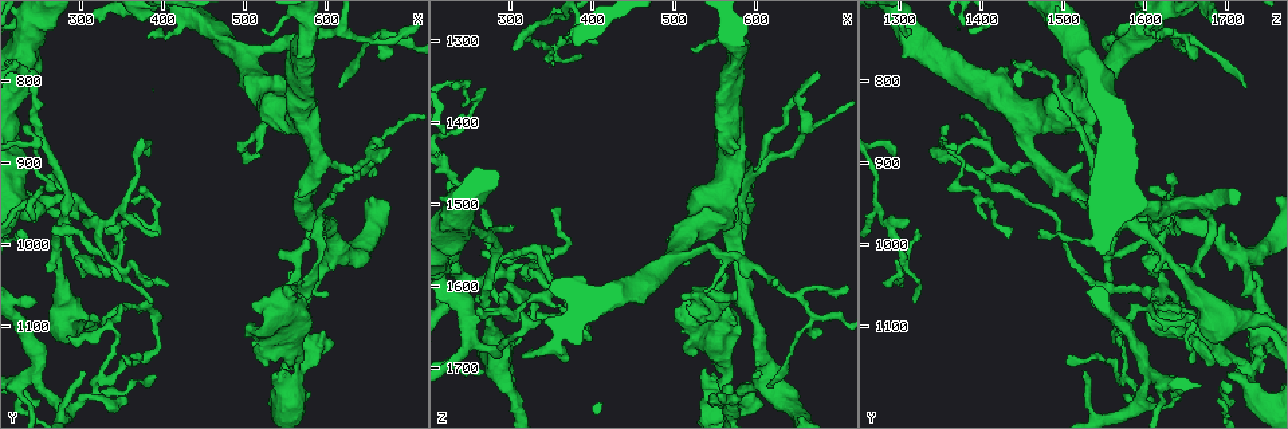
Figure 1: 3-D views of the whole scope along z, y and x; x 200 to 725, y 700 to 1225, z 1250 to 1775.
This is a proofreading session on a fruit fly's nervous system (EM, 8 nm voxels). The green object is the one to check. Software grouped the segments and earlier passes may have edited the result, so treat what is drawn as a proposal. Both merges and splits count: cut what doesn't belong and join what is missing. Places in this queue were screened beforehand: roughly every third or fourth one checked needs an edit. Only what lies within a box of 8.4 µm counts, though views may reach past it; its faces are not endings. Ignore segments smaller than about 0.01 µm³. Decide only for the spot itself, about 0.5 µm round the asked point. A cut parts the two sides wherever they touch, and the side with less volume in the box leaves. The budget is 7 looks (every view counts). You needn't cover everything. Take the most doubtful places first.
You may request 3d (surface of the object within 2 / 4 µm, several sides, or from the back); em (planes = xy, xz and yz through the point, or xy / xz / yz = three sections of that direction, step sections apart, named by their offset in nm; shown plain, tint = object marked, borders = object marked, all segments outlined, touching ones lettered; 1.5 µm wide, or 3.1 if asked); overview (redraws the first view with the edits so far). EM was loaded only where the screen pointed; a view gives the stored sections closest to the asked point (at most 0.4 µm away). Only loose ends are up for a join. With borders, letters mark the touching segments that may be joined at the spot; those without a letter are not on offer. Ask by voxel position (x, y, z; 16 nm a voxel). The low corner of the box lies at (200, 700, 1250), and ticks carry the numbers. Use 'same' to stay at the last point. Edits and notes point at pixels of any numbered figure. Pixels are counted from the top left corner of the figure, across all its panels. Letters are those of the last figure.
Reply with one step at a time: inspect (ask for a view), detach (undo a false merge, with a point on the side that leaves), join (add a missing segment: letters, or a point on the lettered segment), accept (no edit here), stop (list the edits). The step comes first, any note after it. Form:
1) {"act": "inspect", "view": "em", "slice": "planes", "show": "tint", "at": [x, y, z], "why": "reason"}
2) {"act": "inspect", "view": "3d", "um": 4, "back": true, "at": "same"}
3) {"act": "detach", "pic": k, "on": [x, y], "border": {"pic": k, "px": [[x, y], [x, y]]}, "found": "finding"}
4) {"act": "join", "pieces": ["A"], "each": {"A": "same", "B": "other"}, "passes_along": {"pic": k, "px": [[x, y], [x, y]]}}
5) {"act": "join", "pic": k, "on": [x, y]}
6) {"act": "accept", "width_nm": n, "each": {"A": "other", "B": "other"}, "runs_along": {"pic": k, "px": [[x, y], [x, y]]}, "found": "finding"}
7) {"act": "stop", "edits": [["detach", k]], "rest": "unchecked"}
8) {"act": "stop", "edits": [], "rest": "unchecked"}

{"act": "inspect", "view": "3d", "um": 2, "back": true, "at": [245, 1160, 1605], "why": "abrupt turn"}

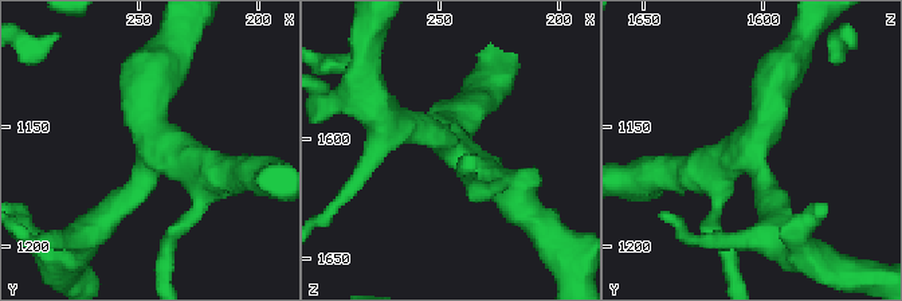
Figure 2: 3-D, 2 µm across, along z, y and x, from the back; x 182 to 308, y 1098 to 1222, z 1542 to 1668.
{"act": "inspect", "view": "em", "slice": "planes", "show": "borders", "at": [244, 1163, 1606], "arms": 4, "why": "shape alone is not enough"}

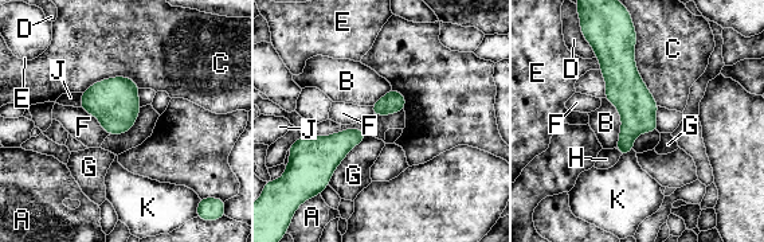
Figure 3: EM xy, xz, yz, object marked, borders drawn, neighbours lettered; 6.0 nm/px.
{"act": "accept", "each": {"A": "other", "B": "other", "C": "other", "D": "other", "E": "other", "F": "other", "G": "other", "H": "other", "J": "other", "K": "other"}, "found": "all the same neuron"}

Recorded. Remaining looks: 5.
{"act": "inspect", "view": "em", "slice": "planes", "show": "tint", "at": [350, 1075, 1600], "why": "arms part here"}

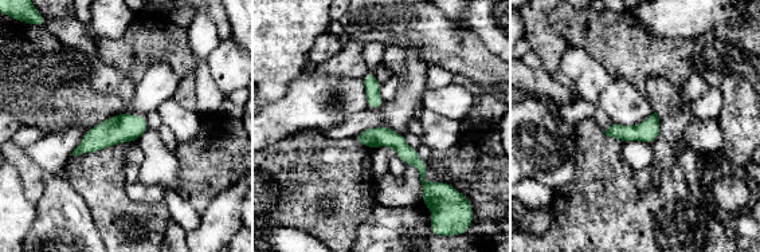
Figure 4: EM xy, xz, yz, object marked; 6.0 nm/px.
{"act": "inspect", "view": "em", "slice": "planes", "show": "borders", "at": "same", "why": "see the neighbours"}

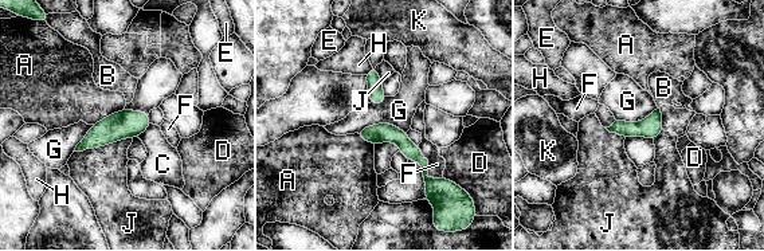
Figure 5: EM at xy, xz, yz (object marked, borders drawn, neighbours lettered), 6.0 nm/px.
{"act": "accept", "width_nm": 120, "each": {"A": "other", "B": "other", "C": "other", "D": "other", "E": "other", "F": "other", "G": "other", "H": "other", "J": "other", "K": "other"}, "runs_along": {"pic": 5, "px": [[363, 133], [395, 134], [424, 167]]}, "found": "all the same neuron"}

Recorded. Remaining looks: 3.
{"act": "inspect", "view": "em", "slice": "xy", "step": 8, "show": "plain", "at": [655, 875, 1380], "why": "sharp bend"}

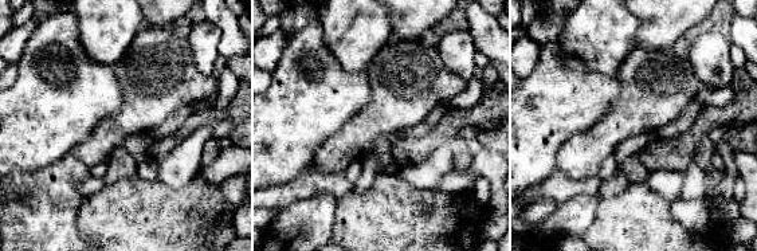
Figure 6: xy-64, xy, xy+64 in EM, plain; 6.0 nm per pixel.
{"act": "inspect", "view": "em", "slice": "xy", "step": 8, "show": "tint", "at": "same", "why": "with the object marked"}

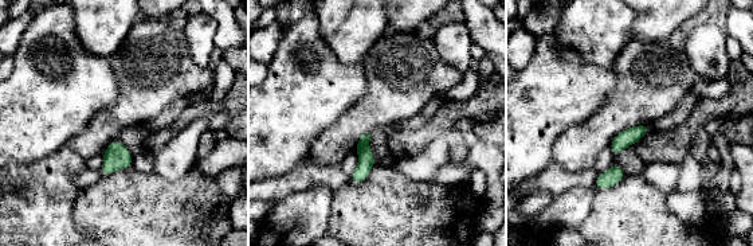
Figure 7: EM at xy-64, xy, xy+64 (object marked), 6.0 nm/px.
{"act": "inspect", "view": "em", "slice": "xy", "step": 8, "show": "borders", "at": "same", "why": "see the neighbours"}

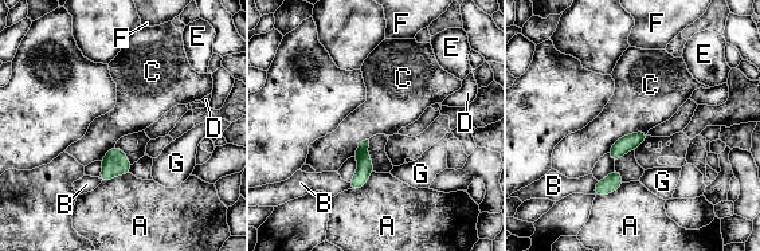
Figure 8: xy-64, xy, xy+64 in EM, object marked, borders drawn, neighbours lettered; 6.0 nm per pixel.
{"act": "detach", "pic": 8, "on": [365, 168], "width_nm": 80, "each": {"A": "other", "B": "other", "C": "other", "D": "other", "E": "other", "F": "other", "G": "other"}, "border": {"pic": 8, "px": [[367, 151], [356, 157]]}, "found": "two neurons meet here"}

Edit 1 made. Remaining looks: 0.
{"act": "stop", "edits": [["detach", 8]], "rest": "unchecked"}

